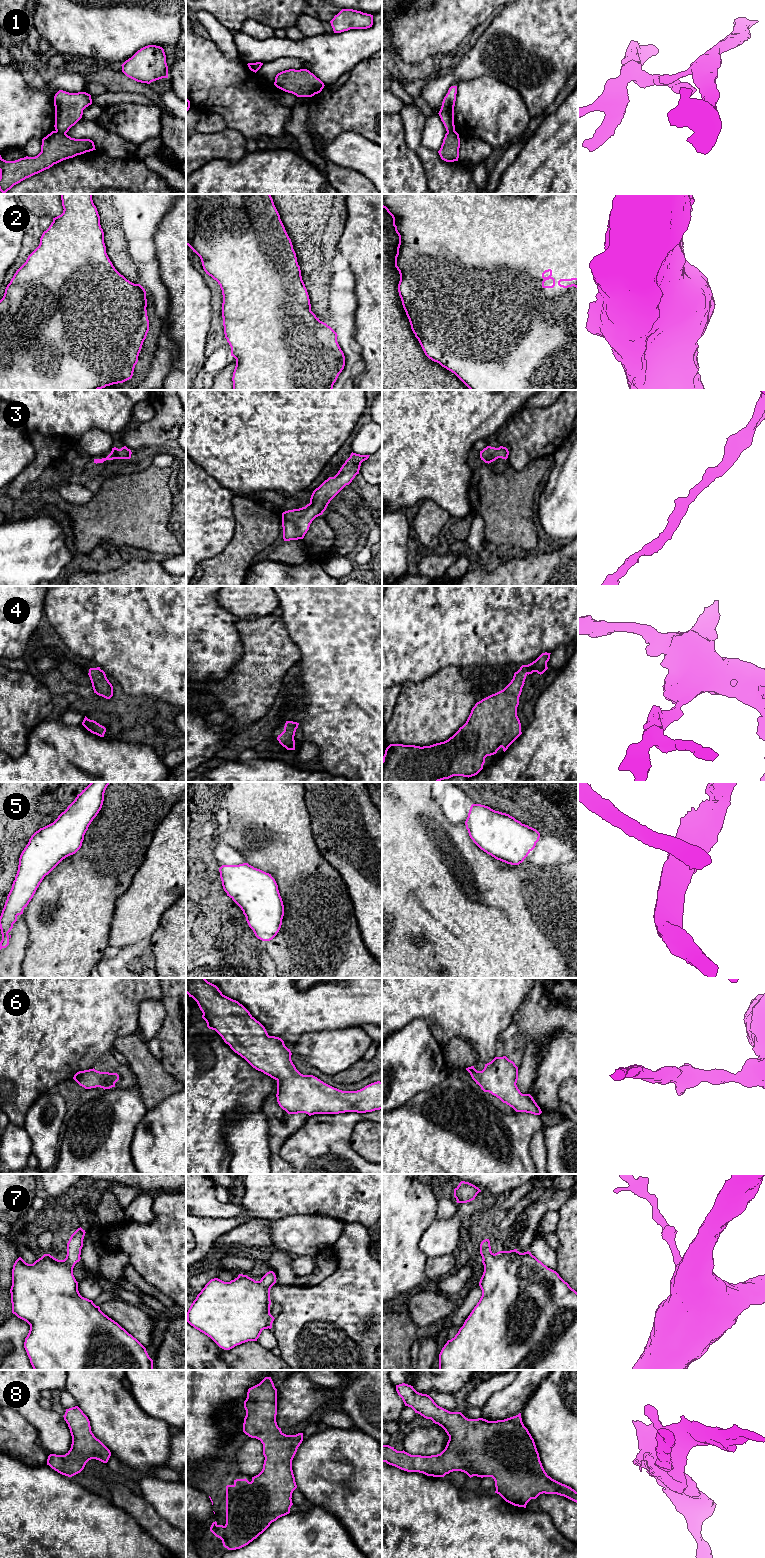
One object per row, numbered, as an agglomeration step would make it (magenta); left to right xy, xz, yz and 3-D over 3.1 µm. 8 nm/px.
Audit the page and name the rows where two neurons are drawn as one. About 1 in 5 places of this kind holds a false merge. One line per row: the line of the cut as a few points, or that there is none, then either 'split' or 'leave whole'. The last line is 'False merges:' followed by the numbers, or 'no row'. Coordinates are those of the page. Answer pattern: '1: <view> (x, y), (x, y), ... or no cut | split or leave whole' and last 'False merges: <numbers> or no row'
1: xy (56, 130), (65, 134) | split
2: no cut | leave whole
3: no cut | leave whole
4: no cut | leave whole
5: no cut | leave whole
6: no cut | leave whole
7: no cut | leave whole
8: no cut | leave whole
False merges: 1

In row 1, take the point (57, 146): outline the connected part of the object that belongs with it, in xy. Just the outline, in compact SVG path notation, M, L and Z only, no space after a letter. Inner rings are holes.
M52 131L42 139L41 152L35 157L6 161L0 155L0 191L6 193L14 185L49 169L54 164L96 150L90 139L75 139Z

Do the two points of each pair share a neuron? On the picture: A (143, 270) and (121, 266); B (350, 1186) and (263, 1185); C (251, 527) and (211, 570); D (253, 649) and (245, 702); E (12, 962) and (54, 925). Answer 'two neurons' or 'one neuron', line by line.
A: two neurons
B: one neuron
C: one neuron
D: one neuron
E: two neurons

